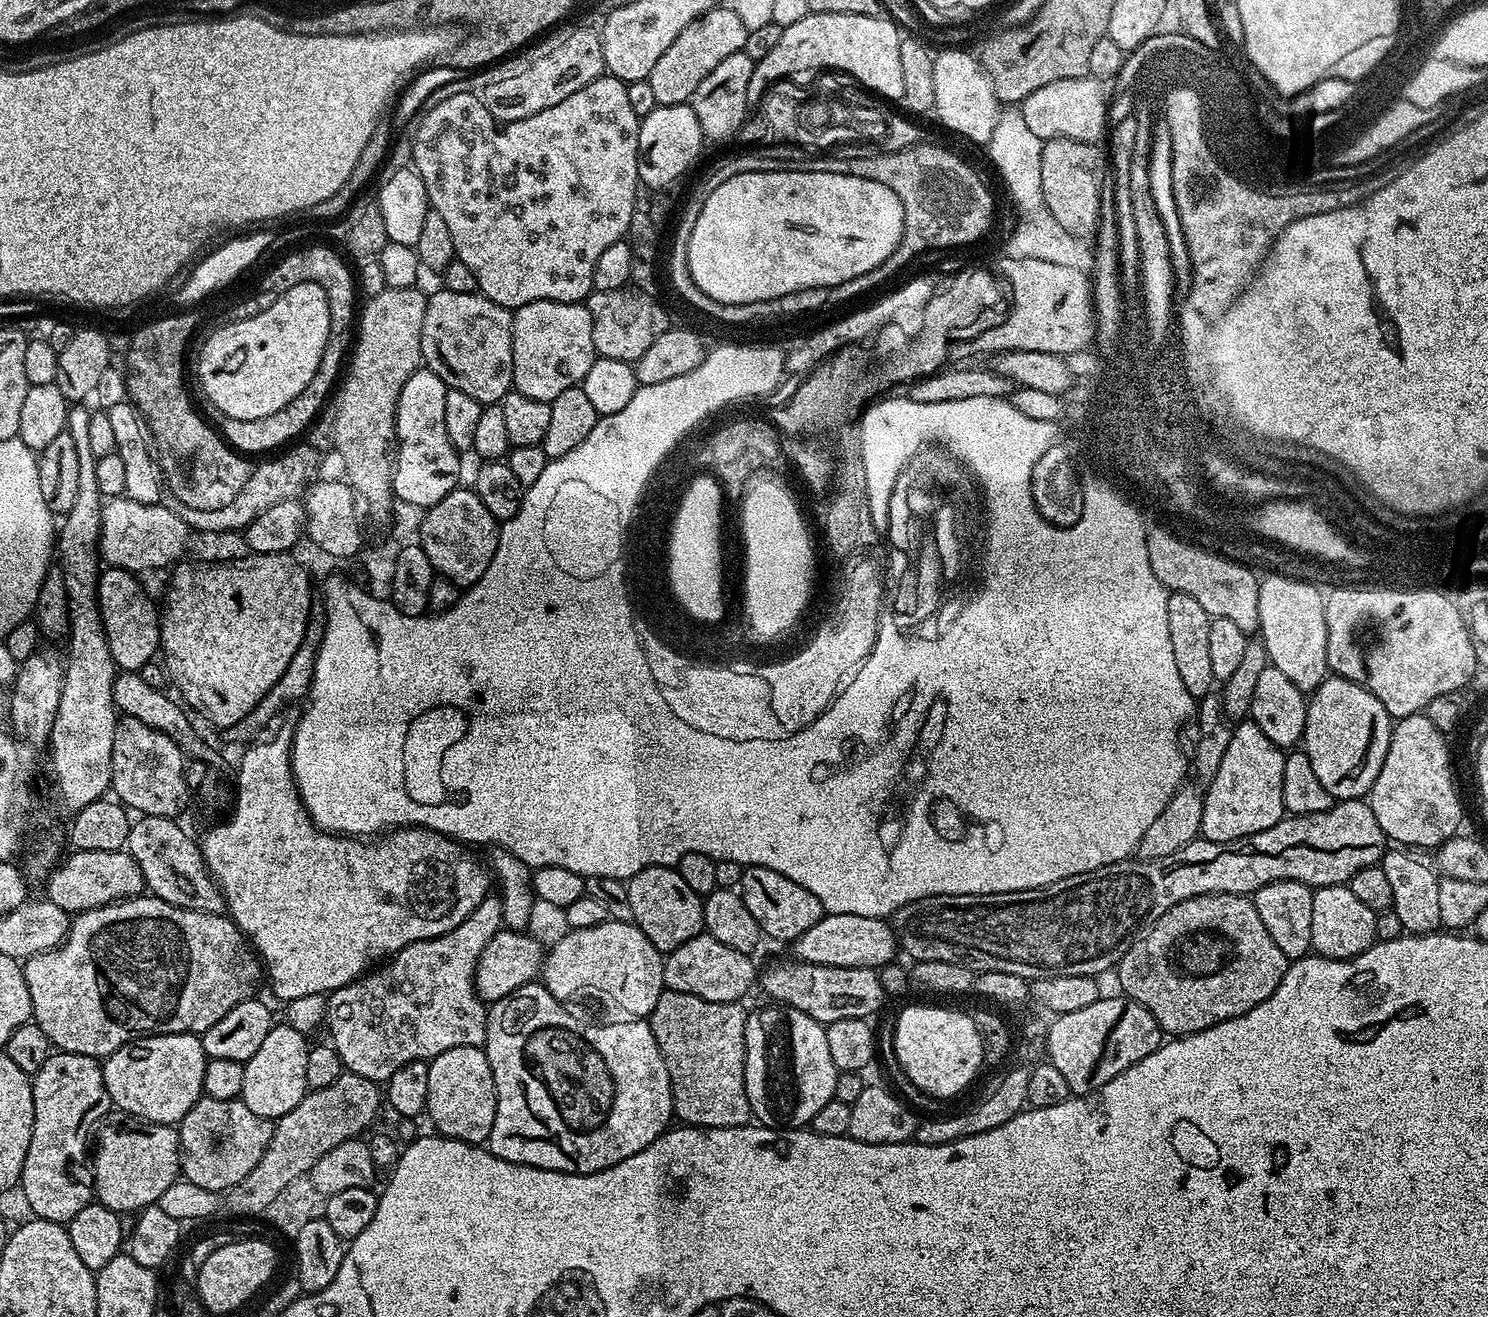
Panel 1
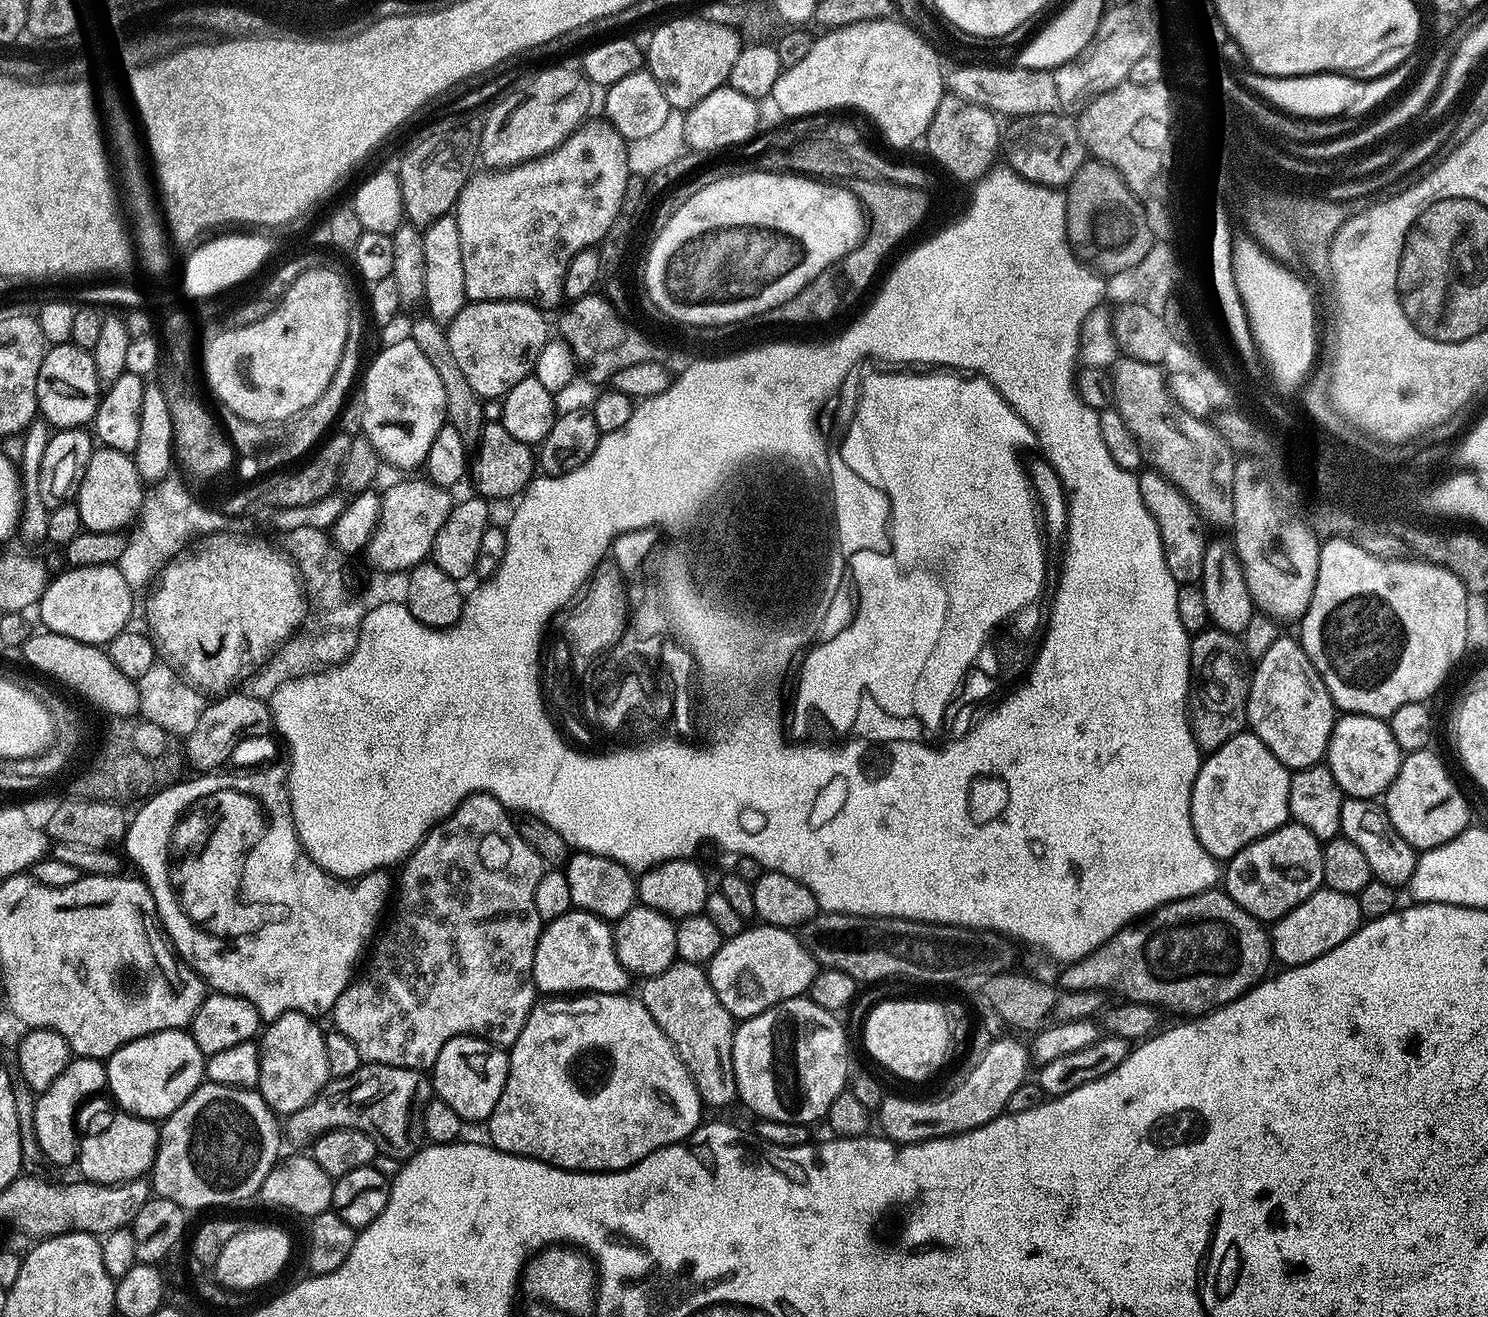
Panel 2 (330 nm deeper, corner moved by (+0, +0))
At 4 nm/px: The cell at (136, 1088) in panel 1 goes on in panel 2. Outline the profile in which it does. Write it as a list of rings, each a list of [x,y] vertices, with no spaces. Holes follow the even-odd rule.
[[[187,1031],[155,1032],[149,1036],[131,1040],[128,1044],[120,1047],[113,1056],[107,1057],[107,1091],[112,1092],[113,1098],[120,1103],[117,1105],[123,1111],[130,1113],[131,1116],[140,1116],[144,1120],[160,1122],[171,1112],[178,1110],[178,1106],[182,1106],[182,1102],[186,1102],[186,1098],[190,1098],[190,1094],[194,1094],[198,1085],[205,1083],[205,1059],[204,1053],[198,1050],[194,1038]]]

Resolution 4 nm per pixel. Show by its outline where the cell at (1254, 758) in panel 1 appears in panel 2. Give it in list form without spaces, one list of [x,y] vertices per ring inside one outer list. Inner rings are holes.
[[[1250,730],[1240,732],[1203,757],[1190,798],[1198,842],[1218,862],[1227,862],[1258,838],[1289,823],[1292,772]]]

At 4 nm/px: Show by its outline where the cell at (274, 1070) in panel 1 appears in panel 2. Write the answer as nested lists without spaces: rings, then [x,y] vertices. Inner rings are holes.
[[[284,1012],[278,1019],[271,1021],[259,1037],[260,1082],[258,1091],[260,1097],[268,1103],[273,1112],[281,1117],[287,1118],[293,1112],[302,1110],[302,1106],[309,1104],[328,1085],[330,1077],[326,1062],[326,1046],[324,1045],[325,1029],[319,1028],[316,1024],[319,1023],[313,1017],[301,1012]]]

